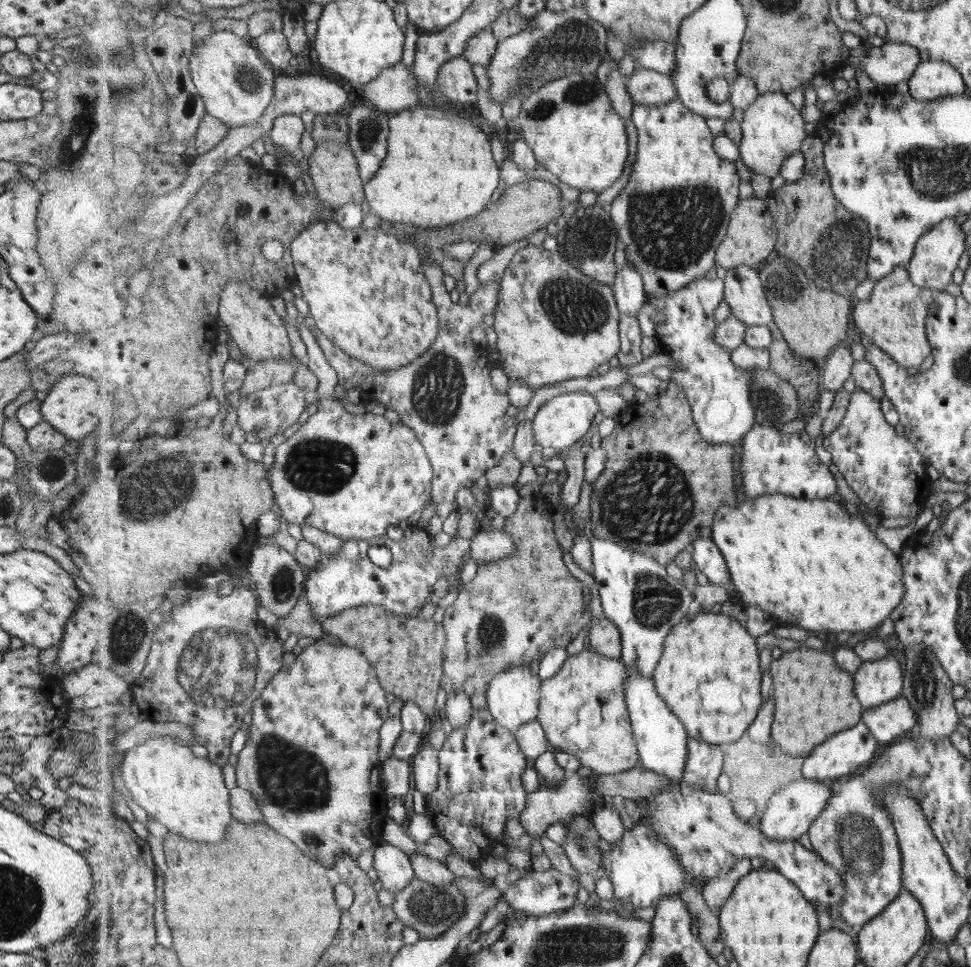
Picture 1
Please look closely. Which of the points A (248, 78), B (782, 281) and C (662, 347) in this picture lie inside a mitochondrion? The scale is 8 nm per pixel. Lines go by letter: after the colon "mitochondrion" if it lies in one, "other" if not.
A: mitochondrion
B: mitochondrion
C: other

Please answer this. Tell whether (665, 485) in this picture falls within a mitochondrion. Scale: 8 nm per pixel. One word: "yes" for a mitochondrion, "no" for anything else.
yes

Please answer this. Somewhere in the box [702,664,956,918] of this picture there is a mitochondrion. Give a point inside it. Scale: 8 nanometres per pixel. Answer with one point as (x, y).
(858, 841)

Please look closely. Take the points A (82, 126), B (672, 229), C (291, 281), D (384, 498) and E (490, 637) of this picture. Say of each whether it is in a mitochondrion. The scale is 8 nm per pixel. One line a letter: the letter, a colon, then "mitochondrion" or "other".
A: mitochondrion
B: mitochondrion
C: other
D: other
E: mitochondrion

